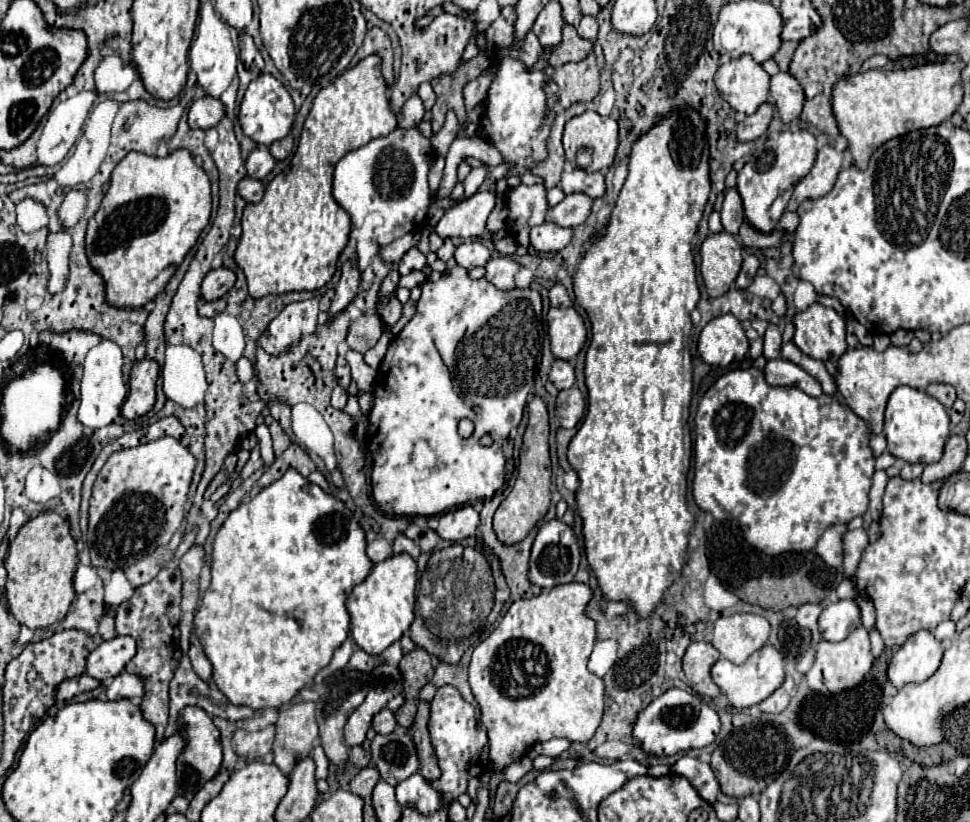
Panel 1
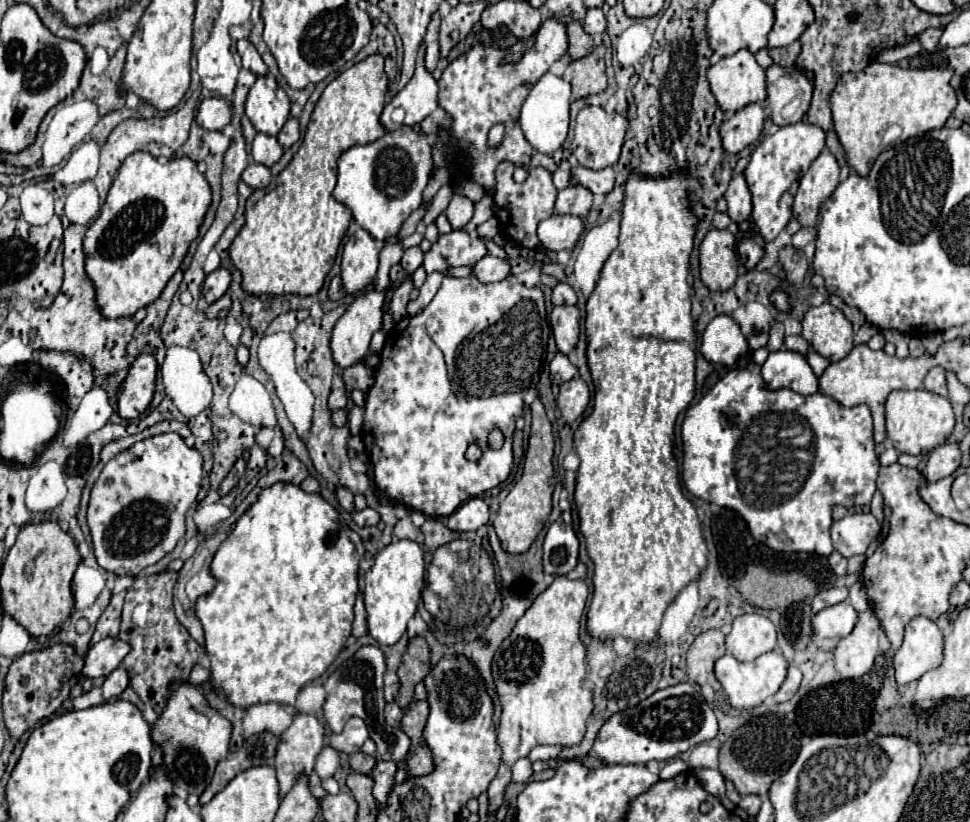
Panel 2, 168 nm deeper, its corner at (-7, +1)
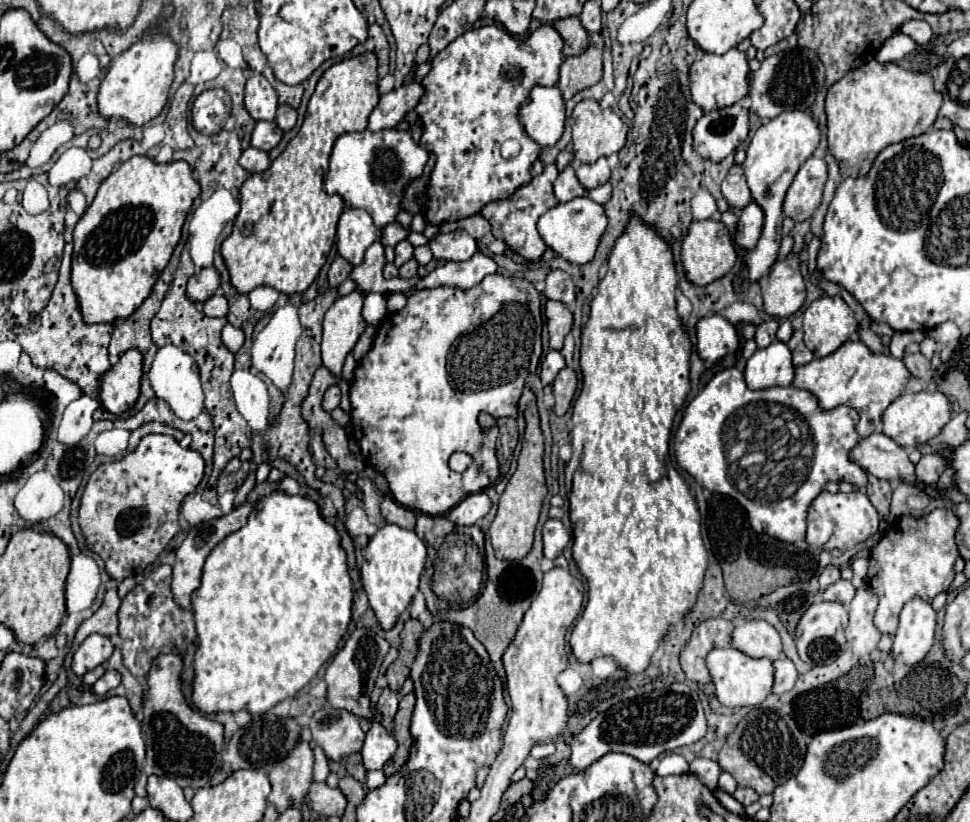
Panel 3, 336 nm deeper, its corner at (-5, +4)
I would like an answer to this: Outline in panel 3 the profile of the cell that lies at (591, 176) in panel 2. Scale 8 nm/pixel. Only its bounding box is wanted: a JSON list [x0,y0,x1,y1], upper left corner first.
[575,158,611,190]

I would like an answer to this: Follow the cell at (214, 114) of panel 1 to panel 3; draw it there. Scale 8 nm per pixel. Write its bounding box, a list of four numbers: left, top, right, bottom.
[191,88,231,134]

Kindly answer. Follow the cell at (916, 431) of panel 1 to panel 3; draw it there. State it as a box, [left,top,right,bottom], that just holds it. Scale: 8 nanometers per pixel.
[883,392,951,448]

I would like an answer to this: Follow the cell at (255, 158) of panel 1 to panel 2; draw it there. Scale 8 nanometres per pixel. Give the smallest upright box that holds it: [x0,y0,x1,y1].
[251,133,283,167]

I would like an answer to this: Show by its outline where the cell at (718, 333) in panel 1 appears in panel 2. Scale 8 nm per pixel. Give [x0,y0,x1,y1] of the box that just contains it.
[699,315,749,365]

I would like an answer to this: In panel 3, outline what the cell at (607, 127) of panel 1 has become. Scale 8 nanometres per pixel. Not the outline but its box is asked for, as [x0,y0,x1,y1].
[571,100,629,164]

